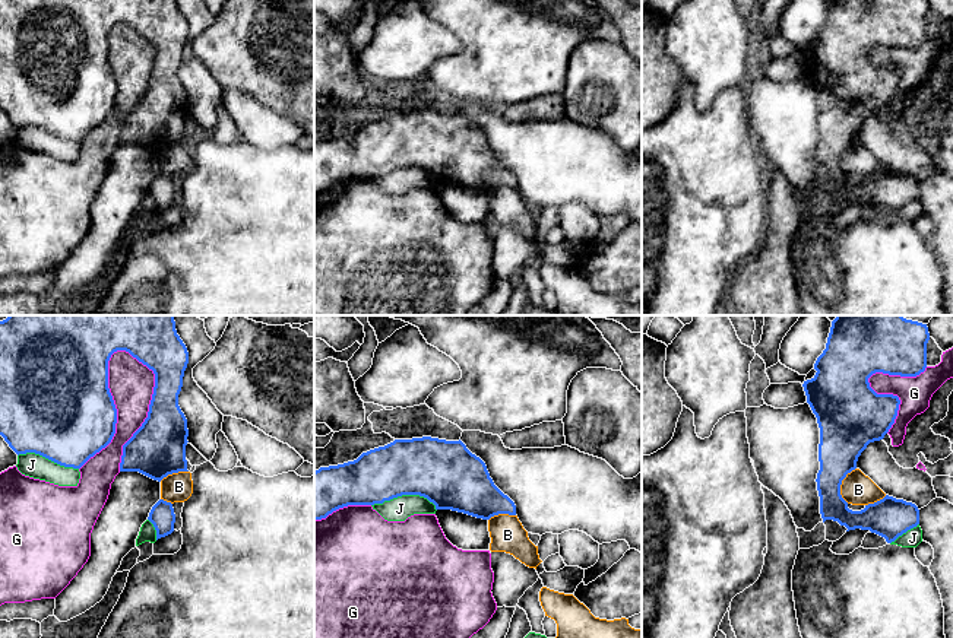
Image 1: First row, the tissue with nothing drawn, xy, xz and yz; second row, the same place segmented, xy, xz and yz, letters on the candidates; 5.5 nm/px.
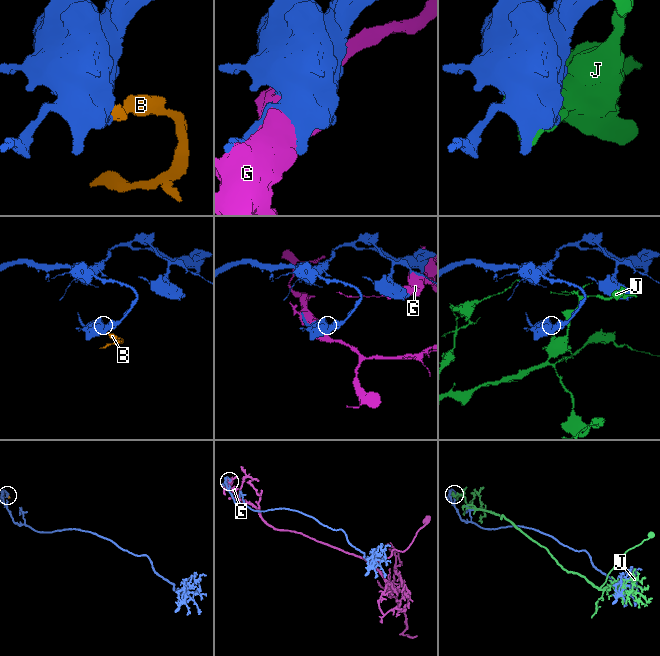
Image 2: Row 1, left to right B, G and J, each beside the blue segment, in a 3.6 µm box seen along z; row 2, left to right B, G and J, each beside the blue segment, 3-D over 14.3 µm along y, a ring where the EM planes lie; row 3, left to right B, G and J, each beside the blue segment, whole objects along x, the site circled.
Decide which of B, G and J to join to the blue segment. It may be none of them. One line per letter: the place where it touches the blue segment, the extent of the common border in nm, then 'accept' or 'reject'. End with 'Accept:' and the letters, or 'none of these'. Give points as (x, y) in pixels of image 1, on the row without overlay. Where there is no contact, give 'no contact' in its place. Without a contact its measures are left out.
B: contact yz (841, 156); length 200 nm; reject
G: contact xy (114, 81); length 700 nm; reject
J: contact xz (405, 167); length 360 nm; reject
Accept: none of these

